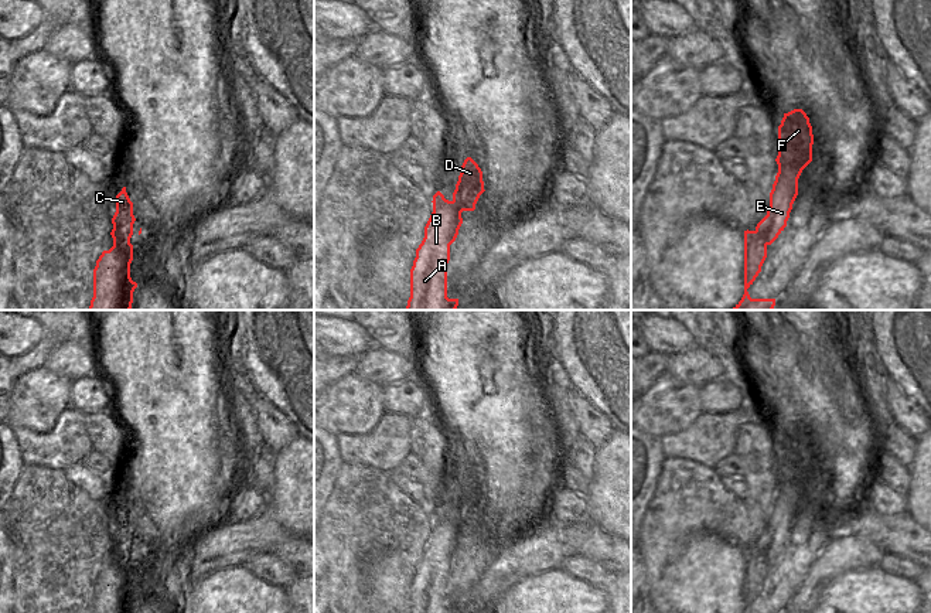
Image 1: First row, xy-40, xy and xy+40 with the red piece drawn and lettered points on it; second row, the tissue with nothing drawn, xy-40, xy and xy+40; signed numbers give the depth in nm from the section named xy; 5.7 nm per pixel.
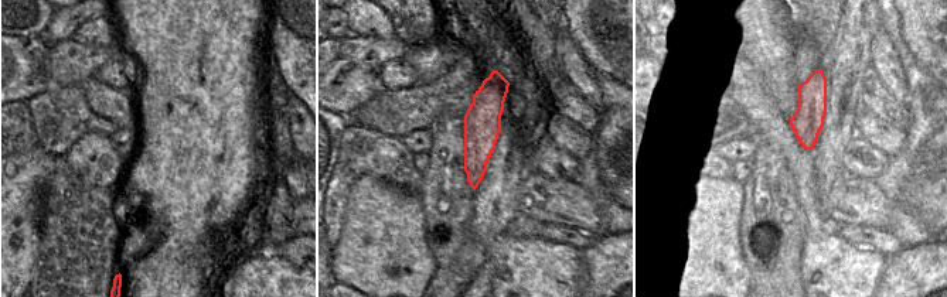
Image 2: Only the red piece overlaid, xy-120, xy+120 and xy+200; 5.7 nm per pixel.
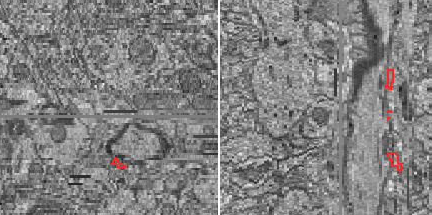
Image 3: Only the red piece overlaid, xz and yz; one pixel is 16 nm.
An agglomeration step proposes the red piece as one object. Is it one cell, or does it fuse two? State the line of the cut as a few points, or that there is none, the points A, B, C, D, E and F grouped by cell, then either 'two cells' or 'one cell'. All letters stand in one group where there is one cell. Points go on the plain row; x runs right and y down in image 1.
no cut | A B C D E F | one cell

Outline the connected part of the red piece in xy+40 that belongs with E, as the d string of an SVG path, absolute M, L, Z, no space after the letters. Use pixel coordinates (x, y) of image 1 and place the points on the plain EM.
M802 426L784 430L778 443L778 490L770 510L767 532L754 548L744 548L744 612L753 602L771 562L787 544L798 512L798 495L812 479L814 452L809 435Z

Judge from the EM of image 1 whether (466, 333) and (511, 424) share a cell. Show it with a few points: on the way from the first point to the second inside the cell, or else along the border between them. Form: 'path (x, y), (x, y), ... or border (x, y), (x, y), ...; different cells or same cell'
path (474, 356), (480, 392), (488, 401); same cell

